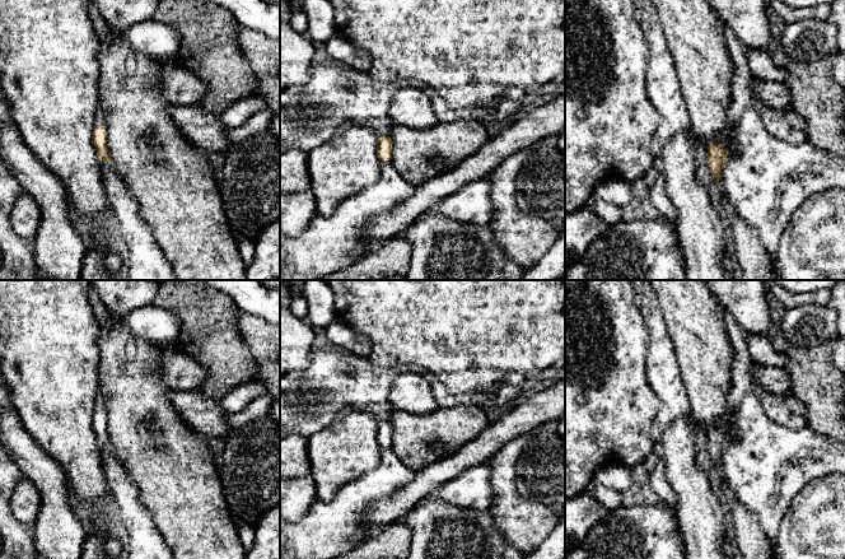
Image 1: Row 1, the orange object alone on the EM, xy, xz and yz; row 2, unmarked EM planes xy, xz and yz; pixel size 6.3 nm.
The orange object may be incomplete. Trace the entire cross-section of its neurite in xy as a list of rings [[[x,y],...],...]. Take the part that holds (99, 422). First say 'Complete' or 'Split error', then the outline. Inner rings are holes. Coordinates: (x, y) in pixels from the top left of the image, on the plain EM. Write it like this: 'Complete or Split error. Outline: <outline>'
Split error. Outline: [[[98,392],[94,402],[94,416],[92,420],[97,442],[101,446],[111,447],[109,435],[107,433],[107,410],[103,396]]]

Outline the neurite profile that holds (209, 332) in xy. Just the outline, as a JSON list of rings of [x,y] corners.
[[[160,280],[153,304],[177,315],[181,322],[176,346],[205,368],[207,378],[199,391],[220,401],[232,388],[255,379],[257,363],[238,330],[238,306],[204,280]]]

